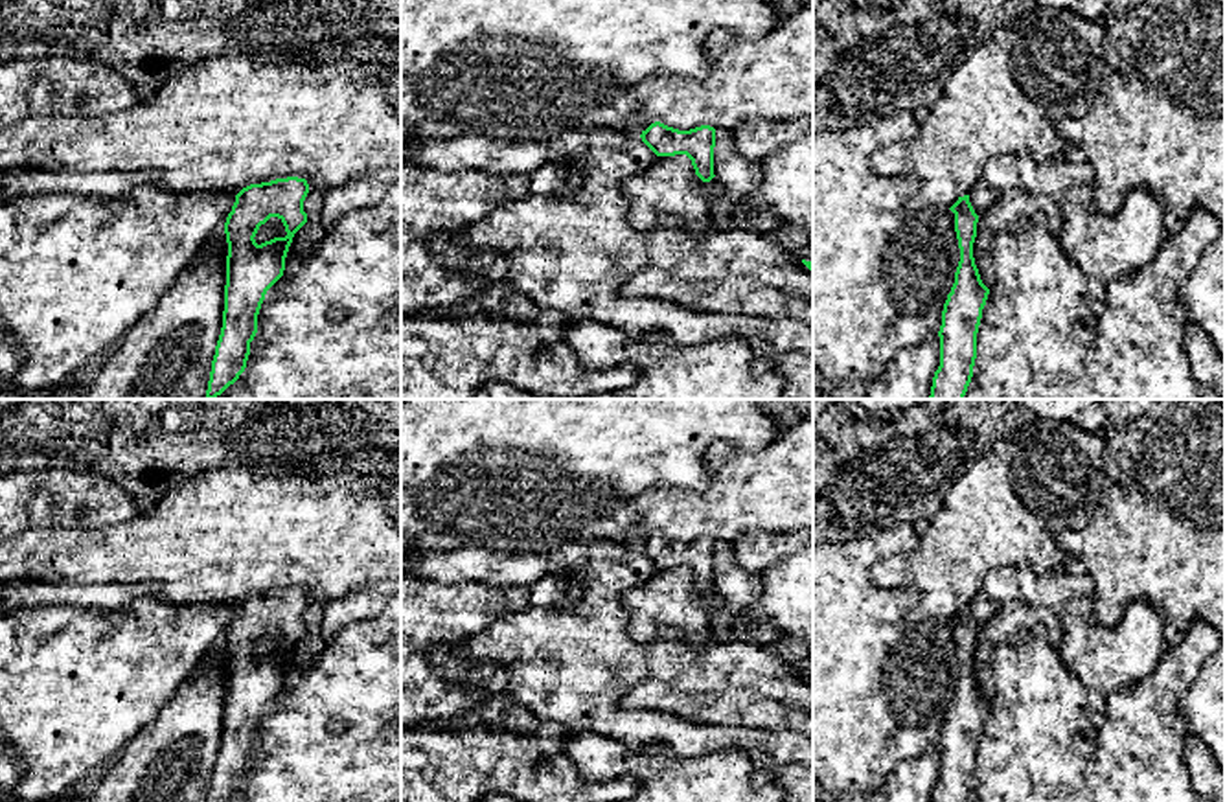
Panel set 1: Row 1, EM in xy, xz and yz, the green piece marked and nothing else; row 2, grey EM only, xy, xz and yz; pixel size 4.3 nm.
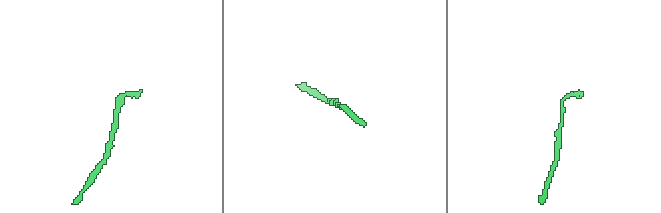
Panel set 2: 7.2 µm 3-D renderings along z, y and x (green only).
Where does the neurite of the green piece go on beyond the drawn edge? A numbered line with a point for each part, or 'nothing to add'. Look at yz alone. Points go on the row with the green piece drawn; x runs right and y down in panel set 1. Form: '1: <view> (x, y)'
nothing to add

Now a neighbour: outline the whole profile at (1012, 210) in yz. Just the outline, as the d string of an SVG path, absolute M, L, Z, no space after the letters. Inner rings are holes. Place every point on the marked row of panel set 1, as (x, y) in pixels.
M1017 188L1004 189L997 202L979 217L973 258L988 289L995 283L991 239L1001 232L1021 230L1034 215L1041 215L1050 232L1059 237L1063 221L1058 206L1043 195L1032 197Z

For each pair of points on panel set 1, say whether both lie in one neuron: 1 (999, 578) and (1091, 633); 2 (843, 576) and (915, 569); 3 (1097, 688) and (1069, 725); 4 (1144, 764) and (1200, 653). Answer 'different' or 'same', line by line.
1: same
2: different
3: different
4: same

